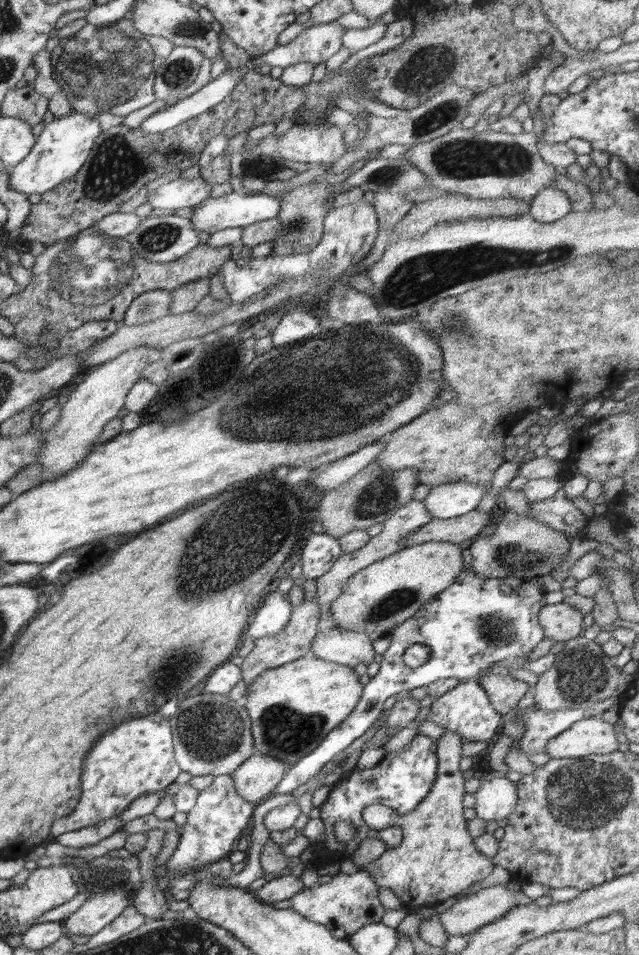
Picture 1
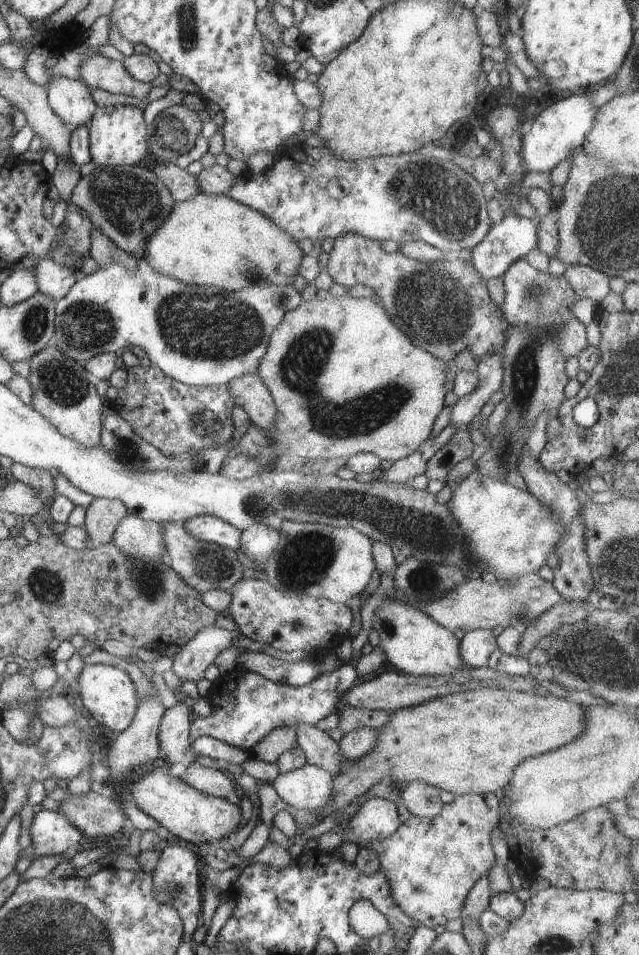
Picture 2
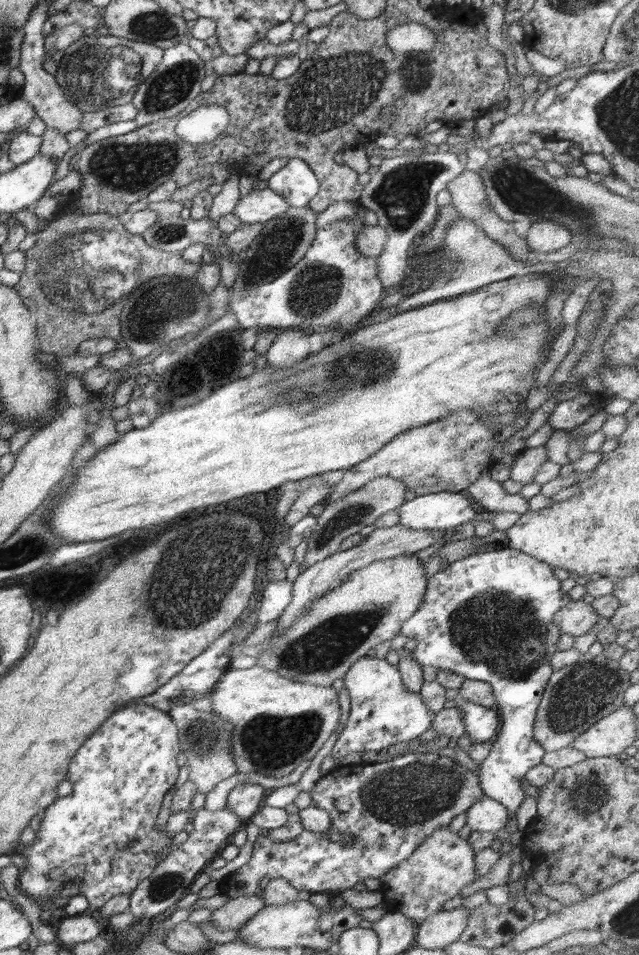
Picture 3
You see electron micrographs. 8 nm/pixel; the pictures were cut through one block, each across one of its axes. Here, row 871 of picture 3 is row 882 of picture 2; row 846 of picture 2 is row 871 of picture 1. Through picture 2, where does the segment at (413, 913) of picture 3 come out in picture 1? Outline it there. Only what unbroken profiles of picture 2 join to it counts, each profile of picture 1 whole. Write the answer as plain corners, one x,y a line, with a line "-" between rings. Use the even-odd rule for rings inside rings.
445,729
437,741
436,757
438,757
437,777
430,792
422,799
416,810
408,814
398,814
393,808
382,804
366,806
362,816
364,822
372,829
387,829
391,826
399,826
403,830
403,839
396,848
384,851
373,861
360,866
360,870
366,870
380,888
390,889
400,899
401,906
407,910
412,908
436,907
449,898
466,892
476,882
485,880
492,872
495,864
493,860
484,856
474,844
474,839
467,829
467,819
464,817
463,796
467,793
464,789
464,776
460,771
462,757
462,737

